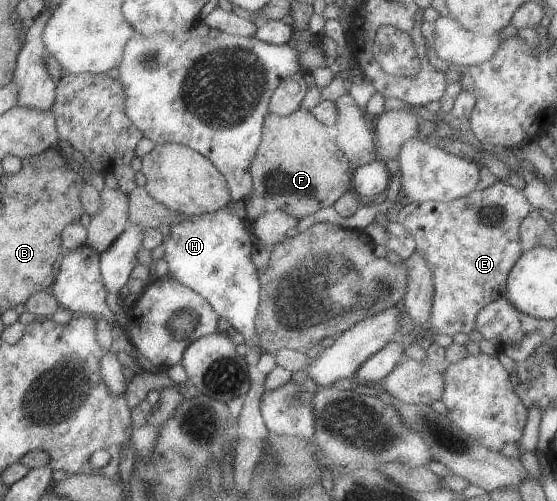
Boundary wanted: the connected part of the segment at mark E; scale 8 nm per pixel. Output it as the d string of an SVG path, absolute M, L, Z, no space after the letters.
M496 179L490 186L482 190L472 190L470 194L454 198L450 202L408 202L394 213L392 218L414 238L416 252L422 254L426 266L432 272L433 298L426 334L451 337L458 332L468 334L474 329L478 311L506 294L508 271L522 252L518 236L520 222L531 210L532 206L526 200L523 190Z

